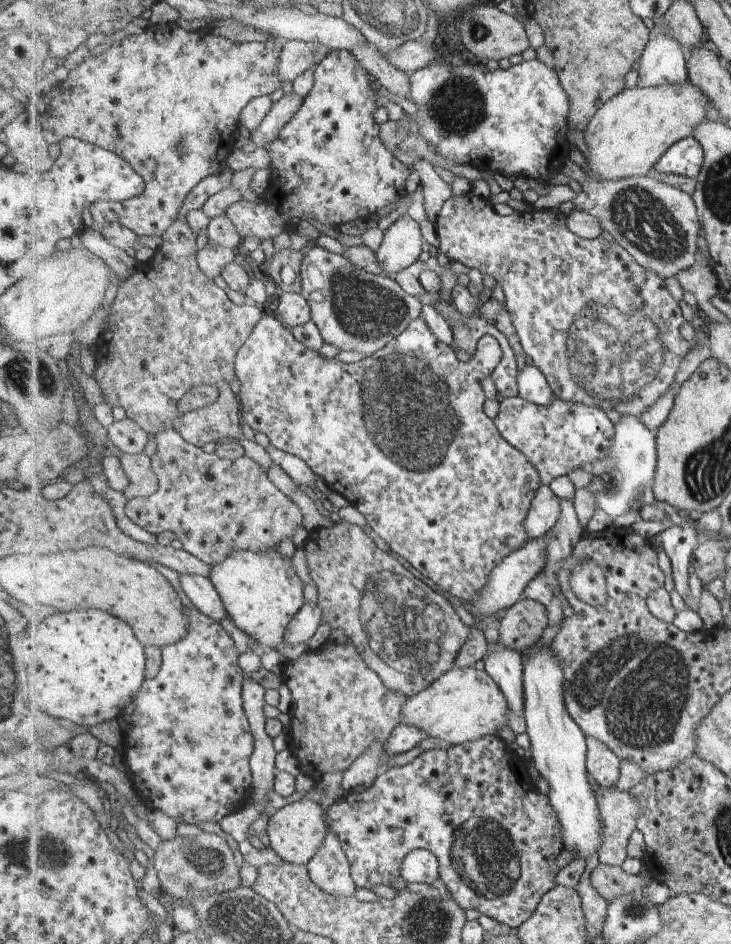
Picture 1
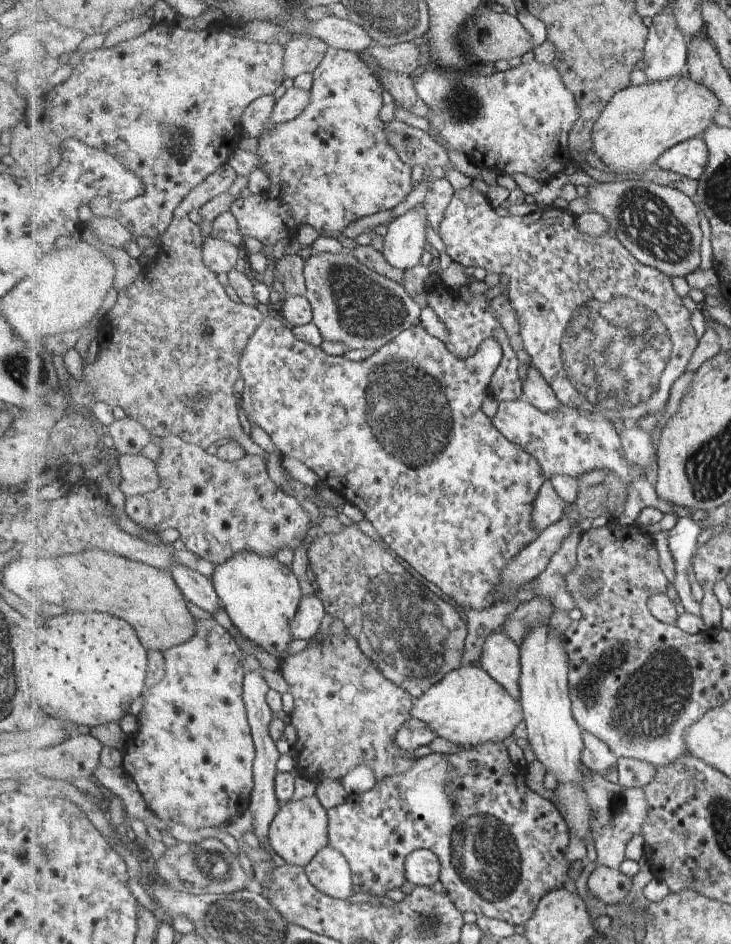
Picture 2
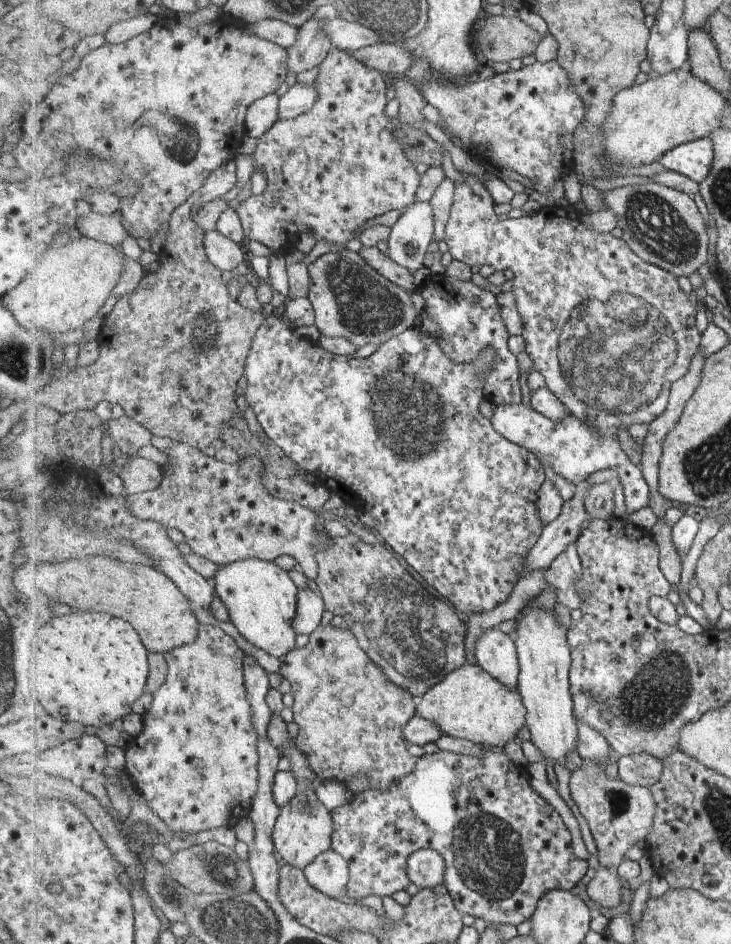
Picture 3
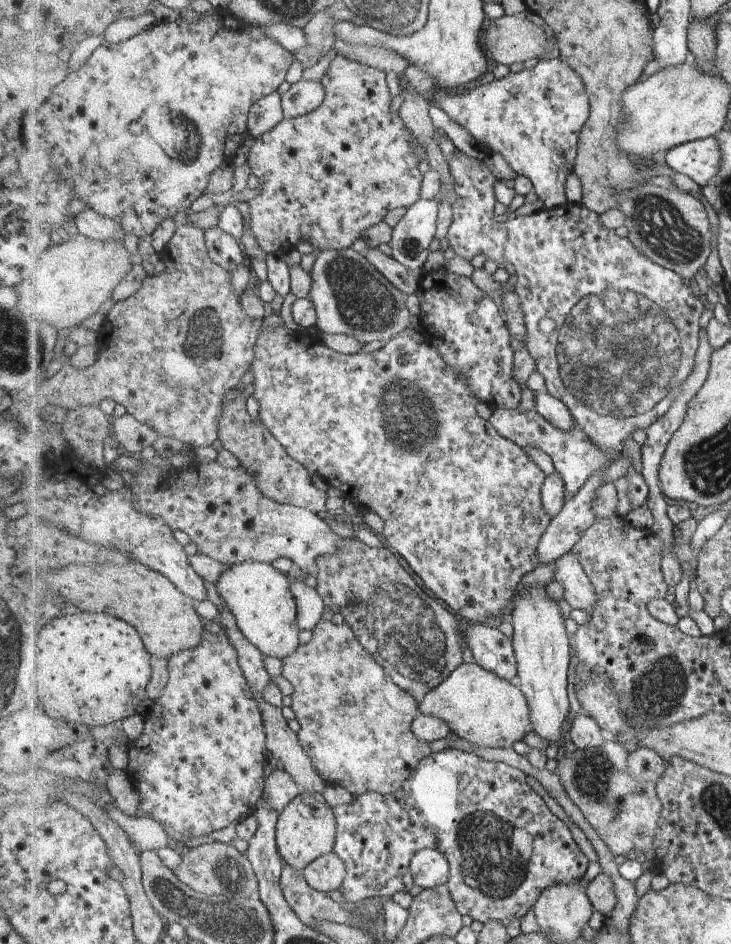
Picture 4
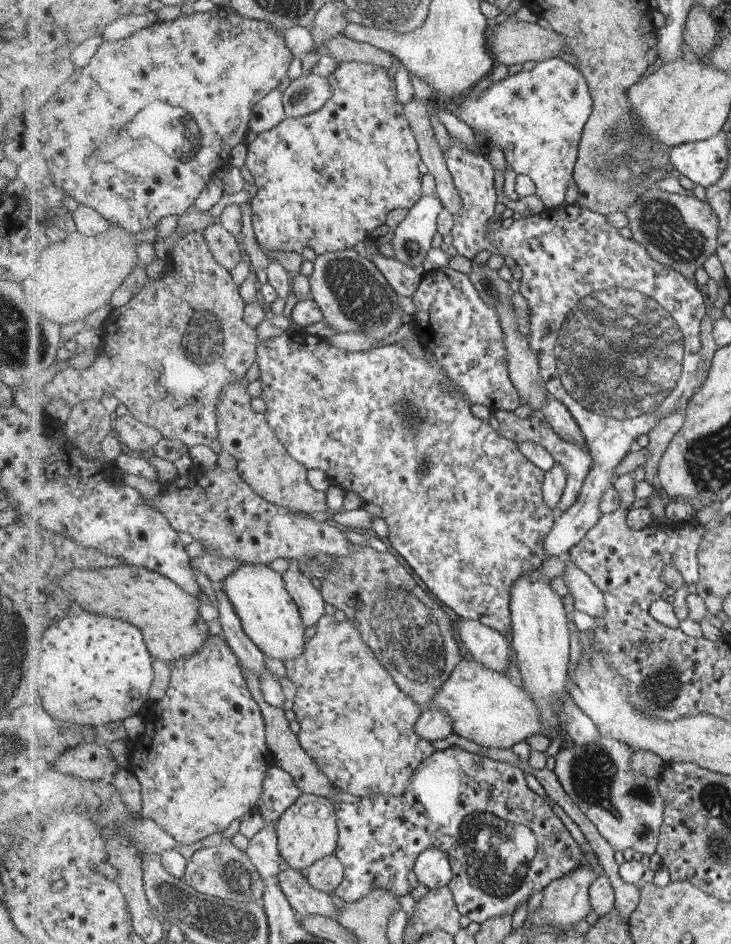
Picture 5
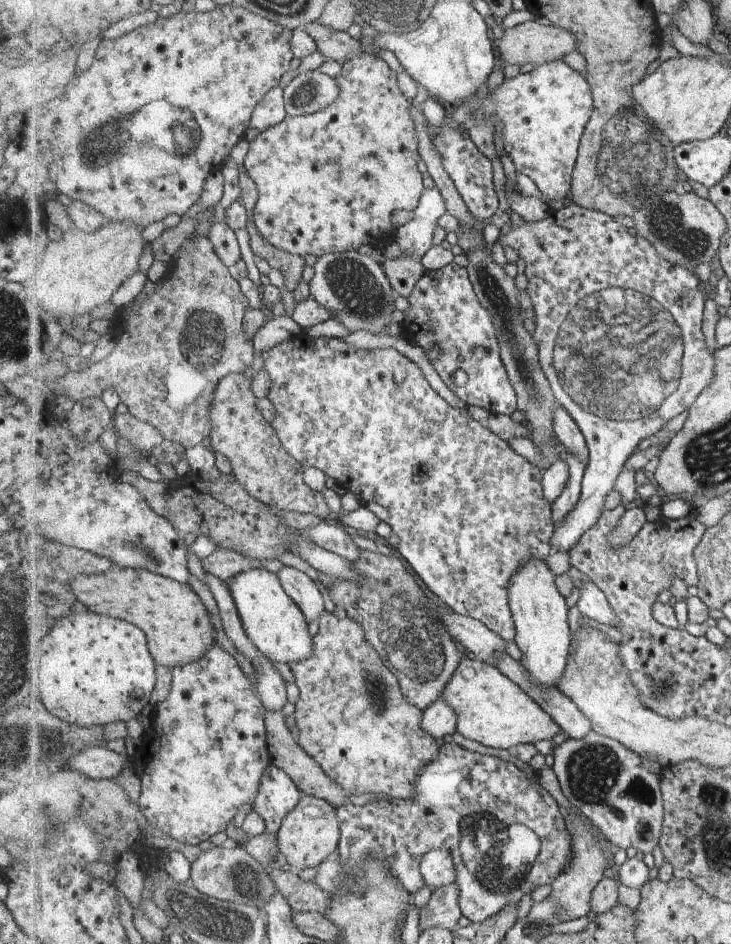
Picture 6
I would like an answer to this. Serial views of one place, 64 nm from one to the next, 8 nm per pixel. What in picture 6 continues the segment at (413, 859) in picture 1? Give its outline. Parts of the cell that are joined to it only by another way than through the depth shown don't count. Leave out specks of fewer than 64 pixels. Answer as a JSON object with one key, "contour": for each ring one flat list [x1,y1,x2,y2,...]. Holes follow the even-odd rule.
{"contour":[[434,849,425,854,420,863,420,872,431,890,455,884,458,880,454,857,446,849]]}

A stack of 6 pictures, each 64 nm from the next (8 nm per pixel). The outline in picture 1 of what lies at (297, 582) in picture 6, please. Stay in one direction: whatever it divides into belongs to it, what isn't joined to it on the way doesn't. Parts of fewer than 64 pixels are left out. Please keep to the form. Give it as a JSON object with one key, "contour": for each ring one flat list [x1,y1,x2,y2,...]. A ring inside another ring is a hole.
{"contour":[[305,602,303,608,299,610,297,616,291,621,291,624,287,626,285,644,297,646,297,644,309,642,315,636,317,628,321,626,322,622,323,608,319,606,318,602]]}

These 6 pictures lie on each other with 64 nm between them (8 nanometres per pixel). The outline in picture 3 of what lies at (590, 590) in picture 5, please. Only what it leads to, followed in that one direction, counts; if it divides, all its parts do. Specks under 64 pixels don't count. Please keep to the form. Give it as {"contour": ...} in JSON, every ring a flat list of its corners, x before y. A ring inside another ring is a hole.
{"contour":[[574,543,569,544,567,550,545,572,548,588,552,586,557,594,557,602,570,610,581,609,583,606,575,588,575,582,583,577,582,560]]}

